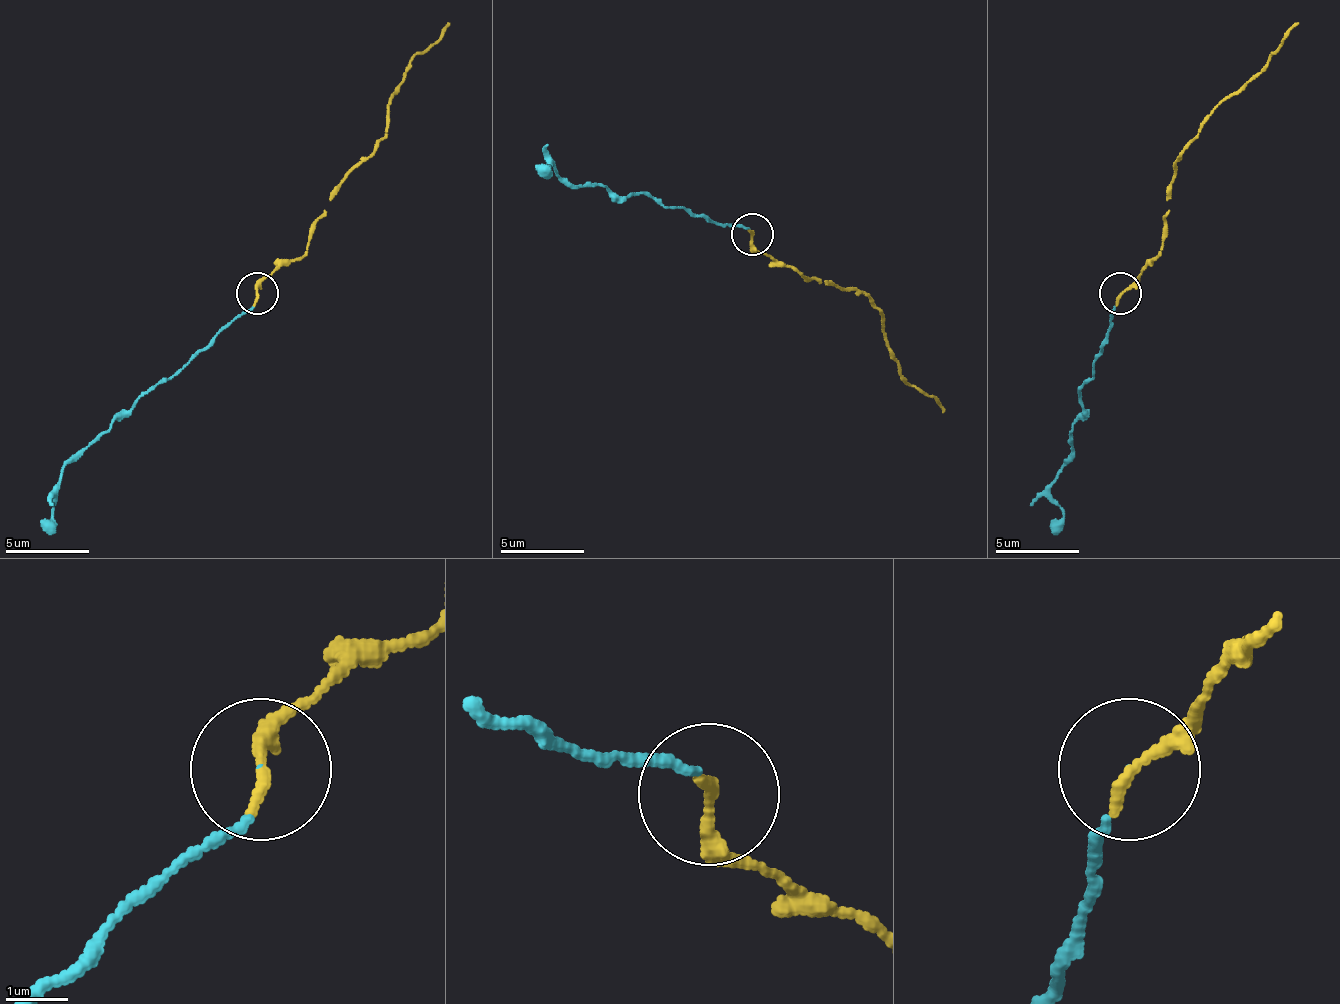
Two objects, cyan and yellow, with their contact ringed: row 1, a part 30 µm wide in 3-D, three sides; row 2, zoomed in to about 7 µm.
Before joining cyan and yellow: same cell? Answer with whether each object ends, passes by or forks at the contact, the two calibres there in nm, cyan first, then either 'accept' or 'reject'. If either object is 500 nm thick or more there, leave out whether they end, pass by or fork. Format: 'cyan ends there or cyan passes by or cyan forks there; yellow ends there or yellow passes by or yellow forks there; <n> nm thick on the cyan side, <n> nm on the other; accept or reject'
cyan ends there; yellow ends there; 40 nm thick on the cyan side, 240 nm on the other; accept

